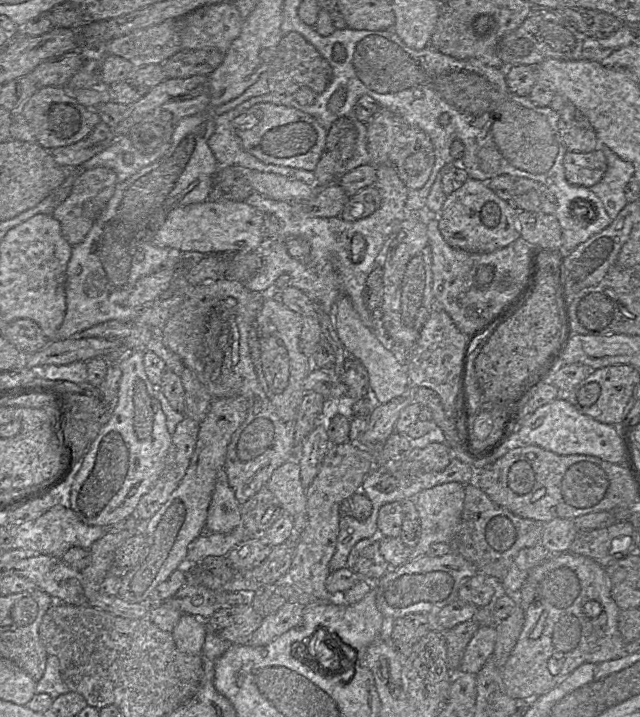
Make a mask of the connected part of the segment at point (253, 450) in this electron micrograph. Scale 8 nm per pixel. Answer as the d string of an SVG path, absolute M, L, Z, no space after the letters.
M221 278L205 282L192 290L161 329L163 344L180 357L184 366L195 374L212 399L242 396L248 403L245 419L233 433L227 446L223 466L229 487L239 504L245 503L265 486L275 469L290 461L294 446L295 422L285 422L278 416L257 380L249 354L248 335L262 307L263 298L263 293L249 290L239 281Z

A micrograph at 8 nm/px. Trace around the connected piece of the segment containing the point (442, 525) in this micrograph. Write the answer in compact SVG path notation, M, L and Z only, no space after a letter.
M449 482L421 491L414 499L421 523L421 536L418 544L412 549L409 561L427 556L434 543L449 543L454 538L460 523L465 491L458 482Z

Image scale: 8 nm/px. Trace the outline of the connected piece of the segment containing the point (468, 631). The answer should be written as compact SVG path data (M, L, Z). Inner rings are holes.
M468 620L444 632L447 663L452 673L459 672L467 645L479 627L473 620Z

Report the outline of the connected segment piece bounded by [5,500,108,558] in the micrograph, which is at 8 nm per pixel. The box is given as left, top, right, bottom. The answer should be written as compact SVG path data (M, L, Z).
M58 500L50 510L34 521L20 525L5 523L5 529L12 538L11 550L25 550L58 558L61 558L72 547L90 549L92 544L108 530L101 526L83 523L64 500Z

